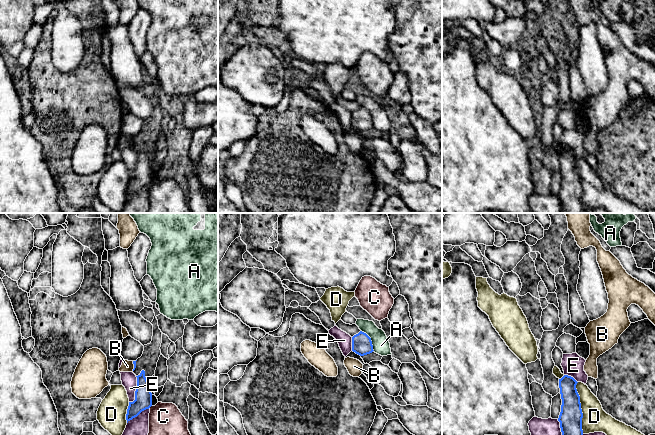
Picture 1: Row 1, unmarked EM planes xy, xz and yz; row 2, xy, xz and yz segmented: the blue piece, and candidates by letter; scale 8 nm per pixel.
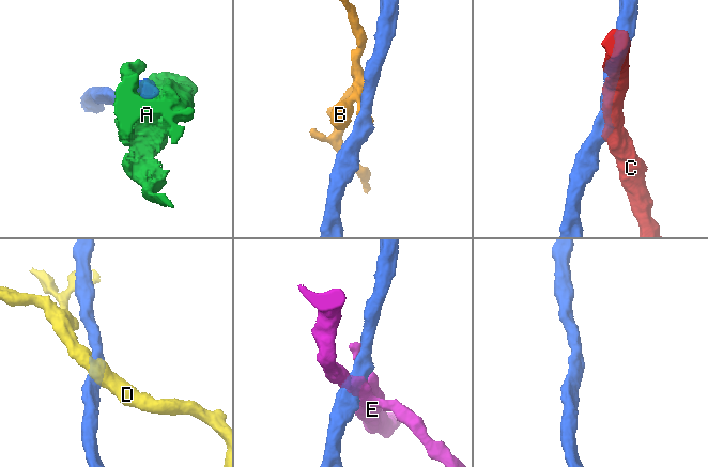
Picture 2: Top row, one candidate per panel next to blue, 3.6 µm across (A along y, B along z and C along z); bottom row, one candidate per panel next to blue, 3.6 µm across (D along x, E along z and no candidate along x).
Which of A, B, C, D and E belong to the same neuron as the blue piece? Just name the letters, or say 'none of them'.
none of them

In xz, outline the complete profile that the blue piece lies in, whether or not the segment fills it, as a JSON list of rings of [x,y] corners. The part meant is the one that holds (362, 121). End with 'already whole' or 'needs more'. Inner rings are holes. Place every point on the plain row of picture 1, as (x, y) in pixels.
[[[362,107],[354,111],[352,113],[352,127],[360,132],[372,129],[374,126],[371,114]]]; already whole

